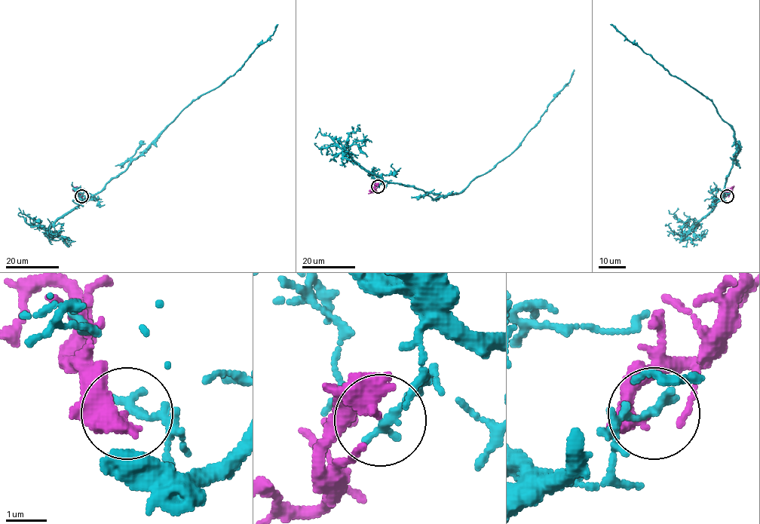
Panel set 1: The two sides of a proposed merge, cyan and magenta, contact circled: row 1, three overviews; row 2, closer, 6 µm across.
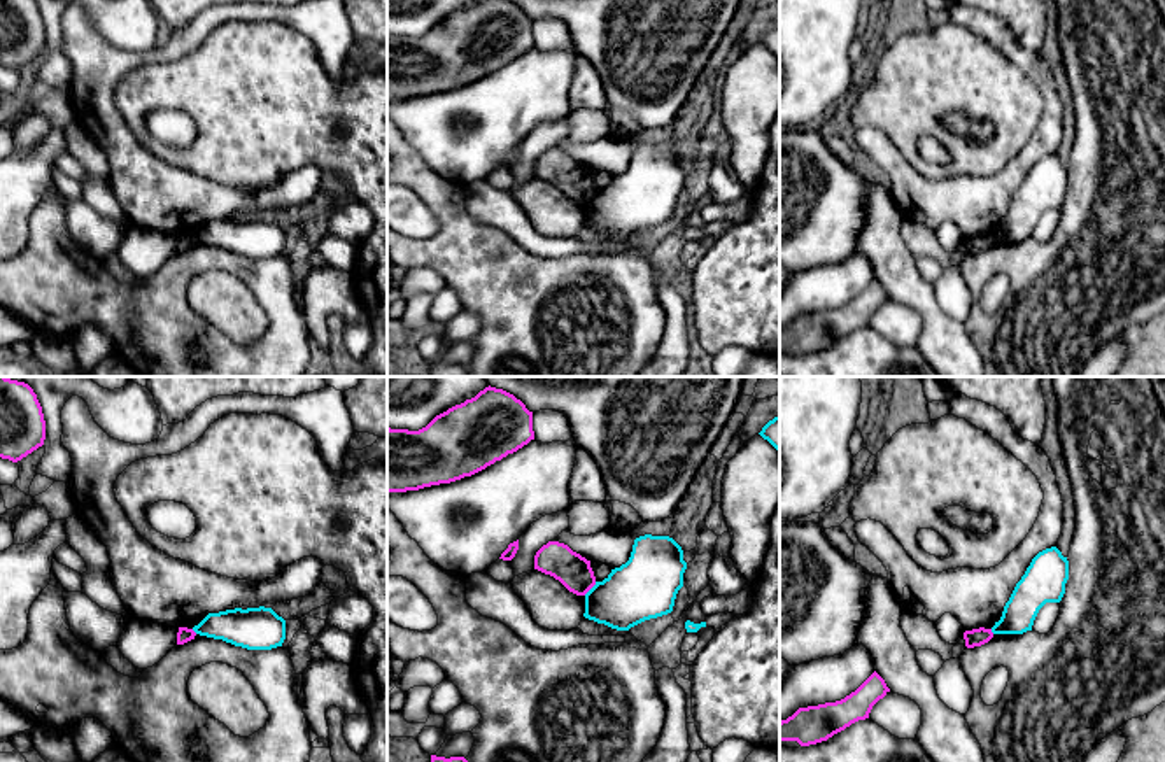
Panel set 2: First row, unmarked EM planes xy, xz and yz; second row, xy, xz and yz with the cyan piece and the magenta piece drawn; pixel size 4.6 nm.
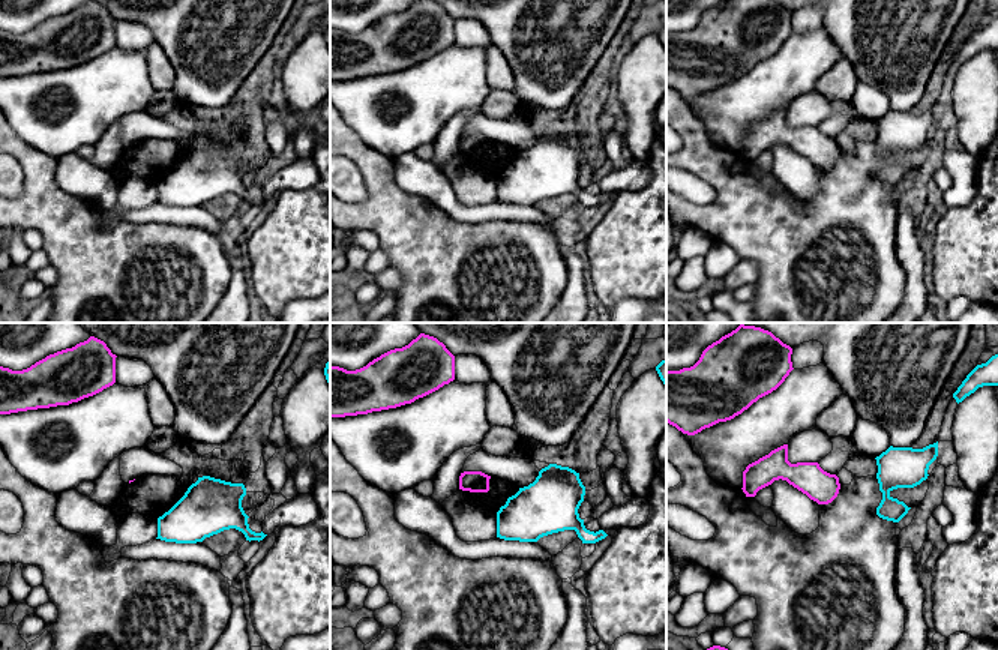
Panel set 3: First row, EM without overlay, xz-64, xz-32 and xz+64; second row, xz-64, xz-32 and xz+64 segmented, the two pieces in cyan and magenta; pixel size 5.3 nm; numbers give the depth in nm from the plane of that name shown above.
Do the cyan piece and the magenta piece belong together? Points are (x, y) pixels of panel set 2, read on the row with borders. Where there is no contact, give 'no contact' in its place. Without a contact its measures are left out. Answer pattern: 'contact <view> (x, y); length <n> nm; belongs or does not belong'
contact xz (591, 589); length 90 nm; does not belong

